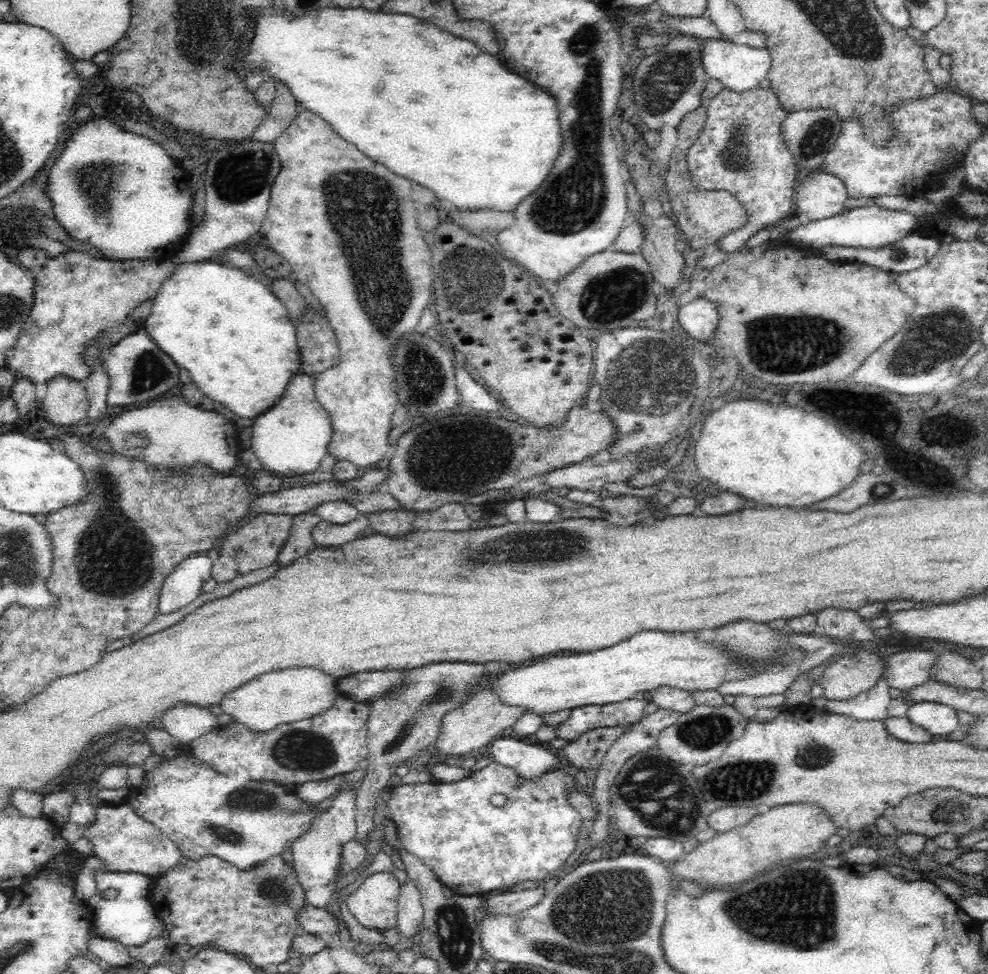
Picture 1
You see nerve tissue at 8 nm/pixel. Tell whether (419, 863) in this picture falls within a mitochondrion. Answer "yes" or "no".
no

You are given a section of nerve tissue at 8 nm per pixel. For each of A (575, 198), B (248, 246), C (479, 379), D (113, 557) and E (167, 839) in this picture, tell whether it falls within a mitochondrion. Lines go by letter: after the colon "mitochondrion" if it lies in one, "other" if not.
A: mitochondrion
B: other
C: other
D: mitochondrion
E: other

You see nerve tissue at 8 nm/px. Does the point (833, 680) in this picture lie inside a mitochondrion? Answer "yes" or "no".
no

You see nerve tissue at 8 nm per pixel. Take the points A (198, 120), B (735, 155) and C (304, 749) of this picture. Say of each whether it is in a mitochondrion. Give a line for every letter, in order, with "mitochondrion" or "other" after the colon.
A: other
B: mitochondrion
C: mitochondrion

